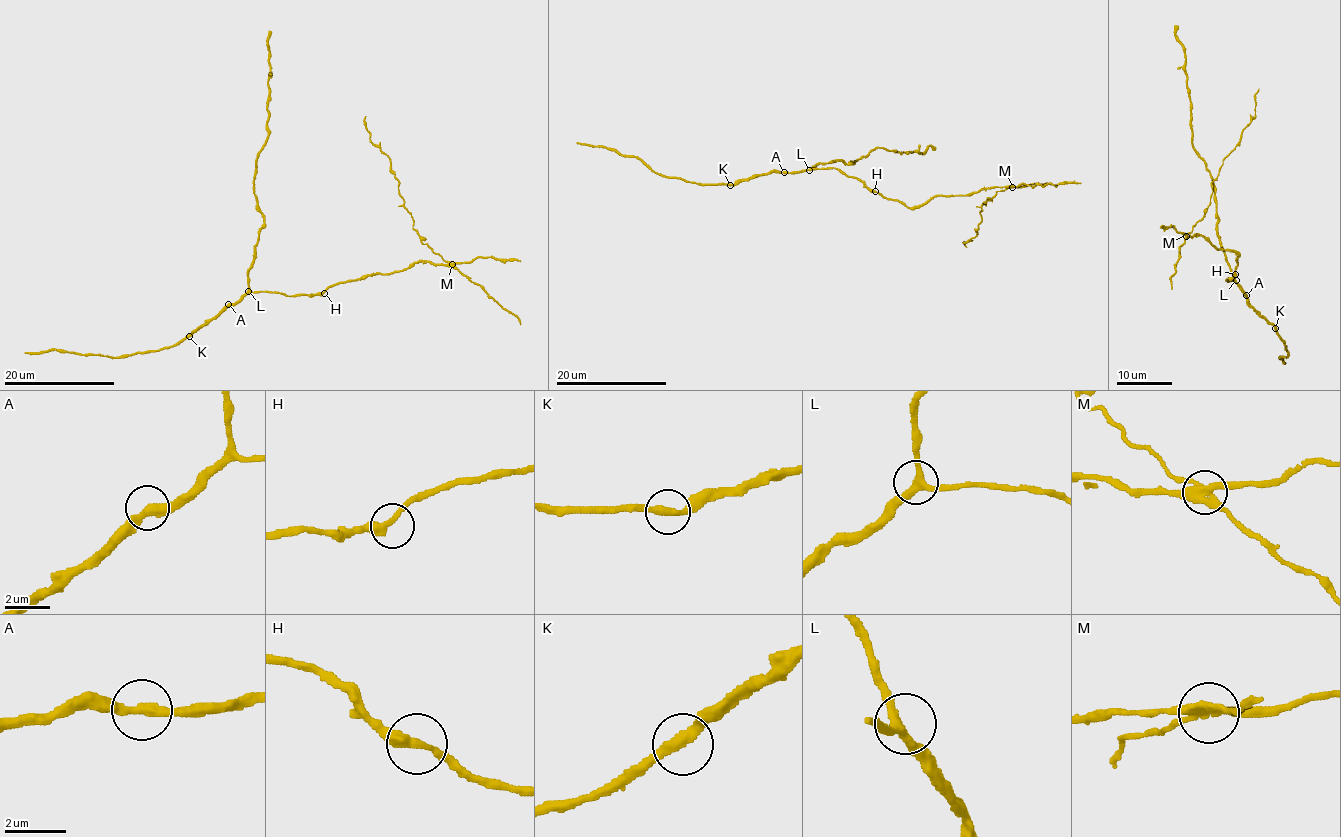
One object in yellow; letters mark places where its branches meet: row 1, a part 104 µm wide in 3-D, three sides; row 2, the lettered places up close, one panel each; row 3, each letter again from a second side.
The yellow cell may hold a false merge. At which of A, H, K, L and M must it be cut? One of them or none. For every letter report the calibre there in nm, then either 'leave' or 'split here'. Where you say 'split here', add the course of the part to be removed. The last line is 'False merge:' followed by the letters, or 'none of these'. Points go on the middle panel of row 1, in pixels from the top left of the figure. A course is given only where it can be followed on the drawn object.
A: 320 nm thick; leave
H: 320 nm thick; leave
K: 320 nm thick; leave
L: 280 nm thick; leave
M: 320 nm thick; split here; foreign part runs (1012, 187), (996, 191), (983, 202), (977, 233), (964, 243), (967, 248)
False merge: M

